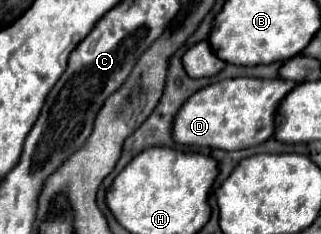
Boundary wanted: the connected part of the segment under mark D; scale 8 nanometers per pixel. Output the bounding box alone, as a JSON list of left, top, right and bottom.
[172,77,296,151]

